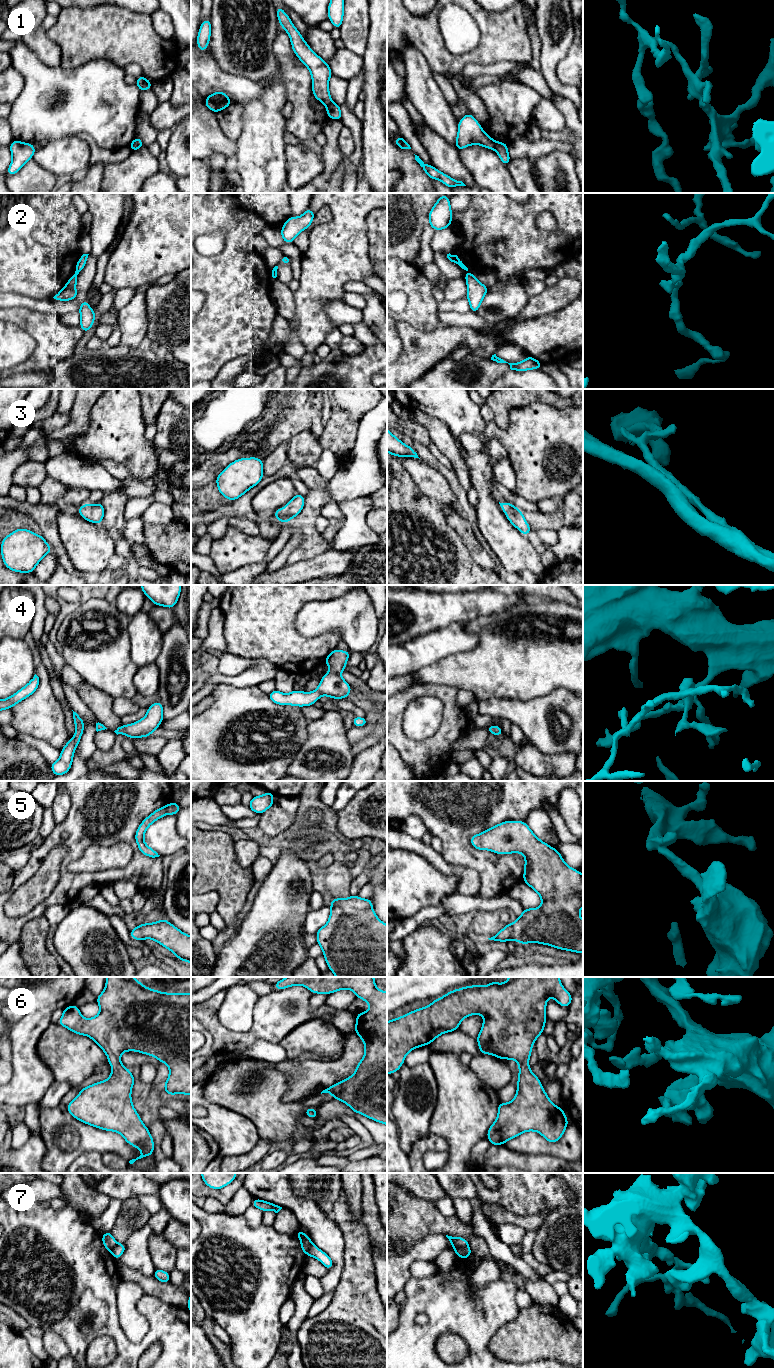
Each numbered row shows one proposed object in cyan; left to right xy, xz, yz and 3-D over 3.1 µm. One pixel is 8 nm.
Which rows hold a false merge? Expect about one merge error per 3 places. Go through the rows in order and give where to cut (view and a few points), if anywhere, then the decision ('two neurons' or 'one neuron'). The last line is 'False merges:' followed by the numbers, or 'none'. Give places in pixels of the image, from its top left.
1: cut yz (495, 141), (493, 148); two neurons
2: cut xy (75, 272), (78, 273); two neurons
3: cut none; one neuron
4: cut none; one neuron
5: cut none; one neuron
6: cut none; one neuron
7: cut yz (468, 1245), (455, 1251); two neurons
False merges: 1, 2, 7

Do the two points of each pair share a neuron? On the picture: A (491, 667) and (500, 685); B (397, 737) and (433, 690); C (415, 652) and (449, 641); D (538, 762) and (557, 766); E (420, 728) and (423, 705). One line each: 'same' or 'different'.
A: same
B: same
C: same
D: same
E: same

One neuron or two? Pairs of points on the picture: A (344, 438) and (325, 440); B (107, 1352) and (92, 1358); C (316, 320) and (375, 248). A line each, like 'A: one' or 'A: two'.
A: one
B: one
C: two

